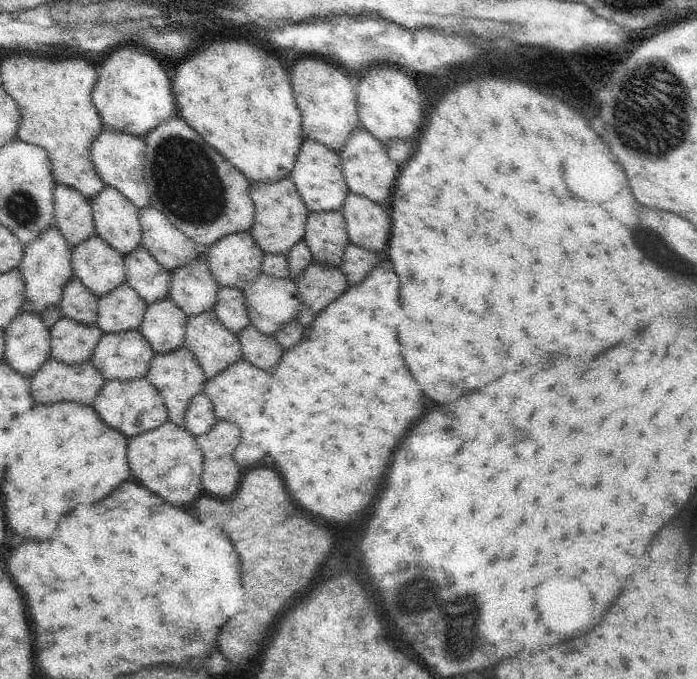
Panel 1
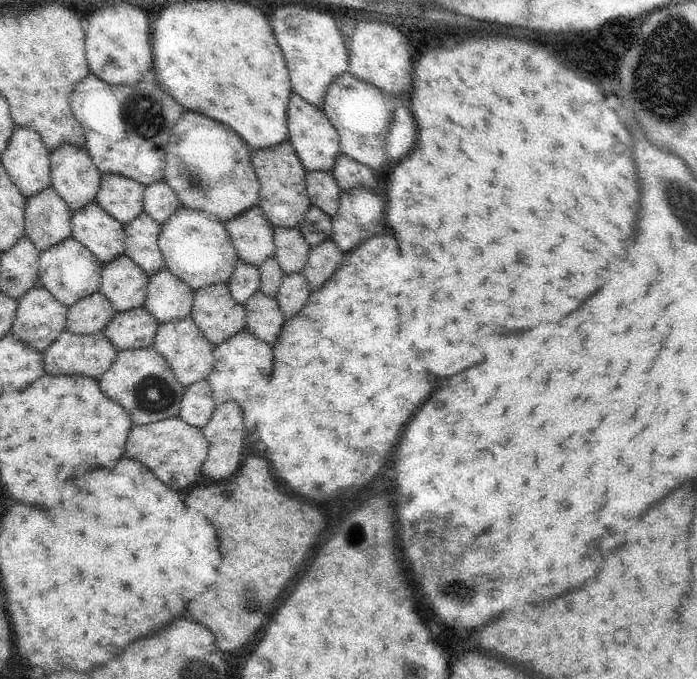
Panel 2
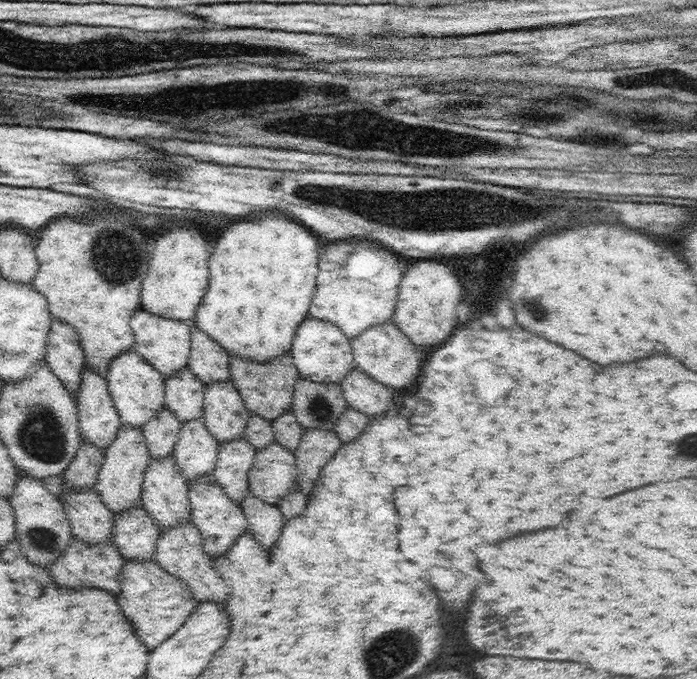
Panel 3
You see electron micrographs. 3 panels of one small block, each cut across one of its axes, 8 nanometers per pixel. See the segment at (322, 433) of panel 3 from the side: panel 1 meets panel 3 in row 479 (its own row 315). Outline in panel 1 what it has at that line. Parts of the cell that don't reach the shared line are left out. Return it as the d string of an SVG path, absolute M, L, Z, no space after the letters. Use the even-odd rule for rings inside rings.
M320 262L310 263L293 280L303 300L302 310L296 319L306 328L311 326L322 310L349 288L349 282L338 266L324 266Z

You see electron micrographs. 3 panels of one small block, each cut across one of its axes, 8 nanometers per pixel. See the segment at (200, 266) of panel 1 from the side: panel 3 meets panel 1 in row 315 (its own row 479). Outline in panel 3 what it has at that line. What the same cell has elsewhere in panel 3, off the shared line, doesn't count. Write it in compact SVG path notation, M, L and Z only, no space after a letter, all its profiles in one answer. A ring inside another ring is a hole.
M204 417L184 423L174 445L176 466L186 476L188 485L200 476L213 472L217 463L220 443L204 425Z

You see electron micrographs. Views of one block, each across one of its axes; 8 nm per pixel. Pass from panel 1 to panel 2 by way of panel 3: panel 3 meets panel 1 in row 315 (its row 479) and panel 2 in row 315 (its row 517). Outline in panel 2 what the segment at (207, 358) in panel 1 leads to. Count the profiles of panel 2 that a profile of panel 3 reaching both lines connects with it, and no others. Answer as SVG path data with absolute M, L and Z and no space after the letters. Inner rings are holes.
M226 282L195 291L191 317L214 347L246 329L245 305L232 298Z

